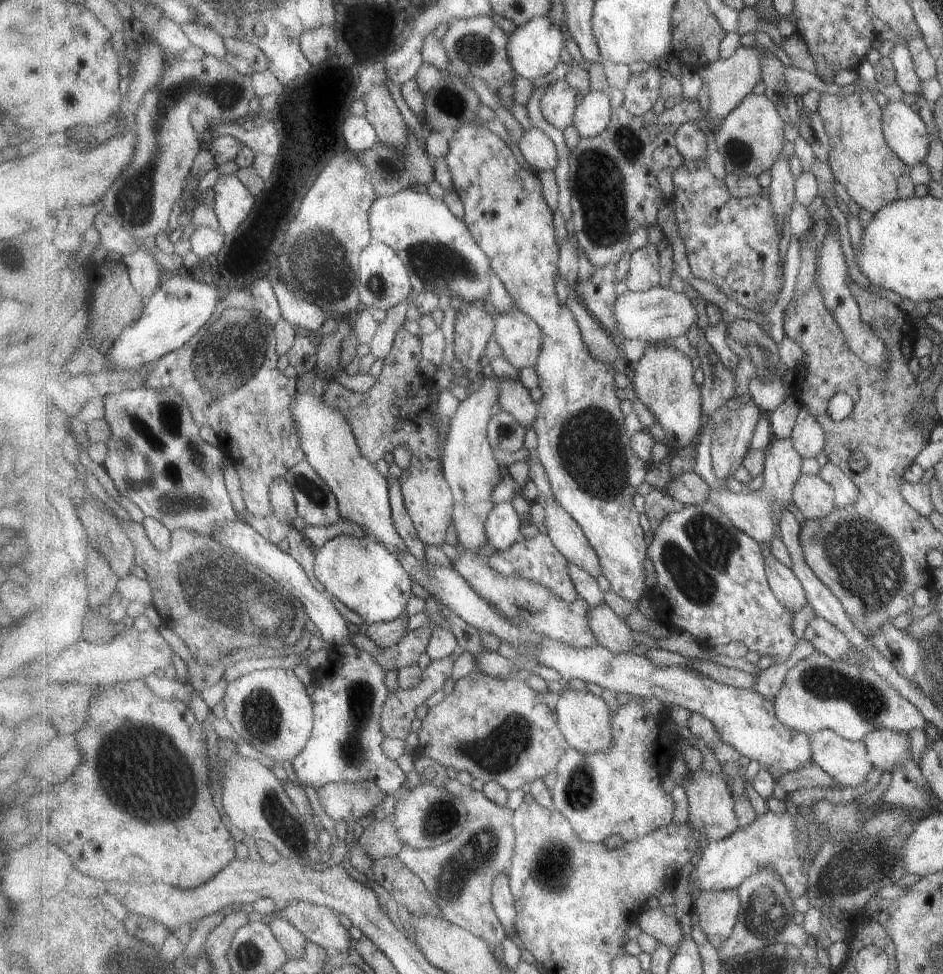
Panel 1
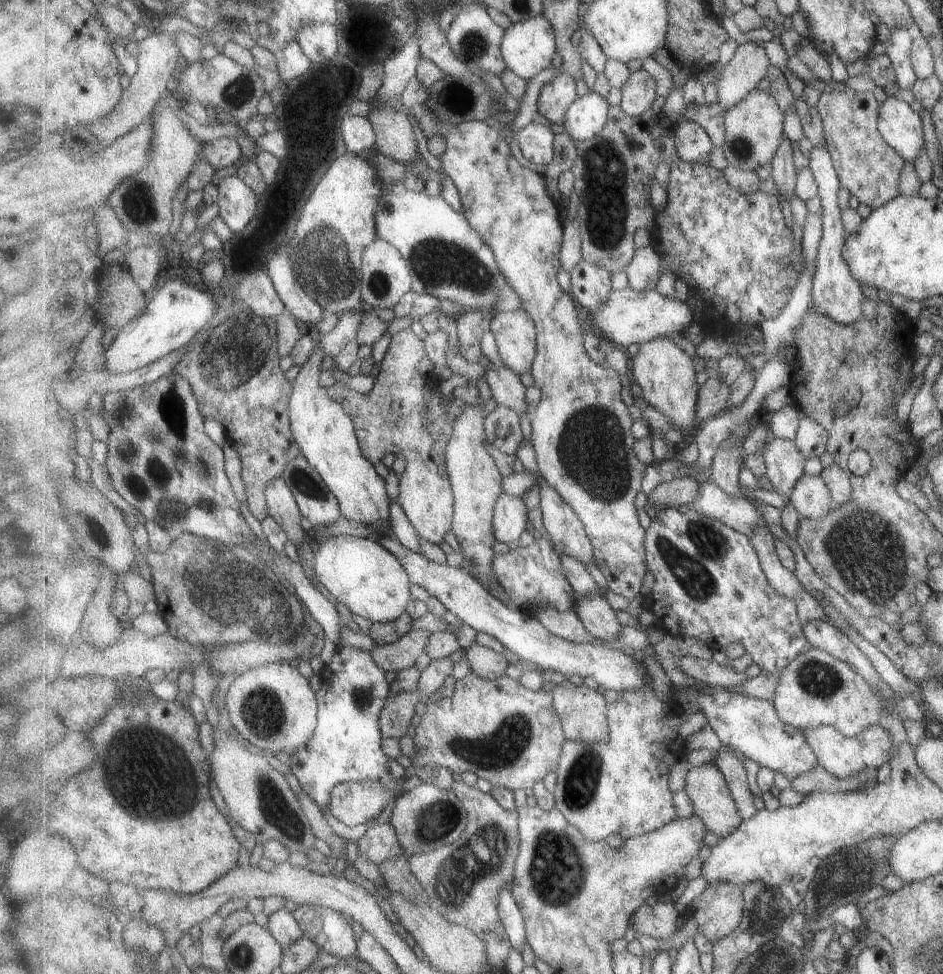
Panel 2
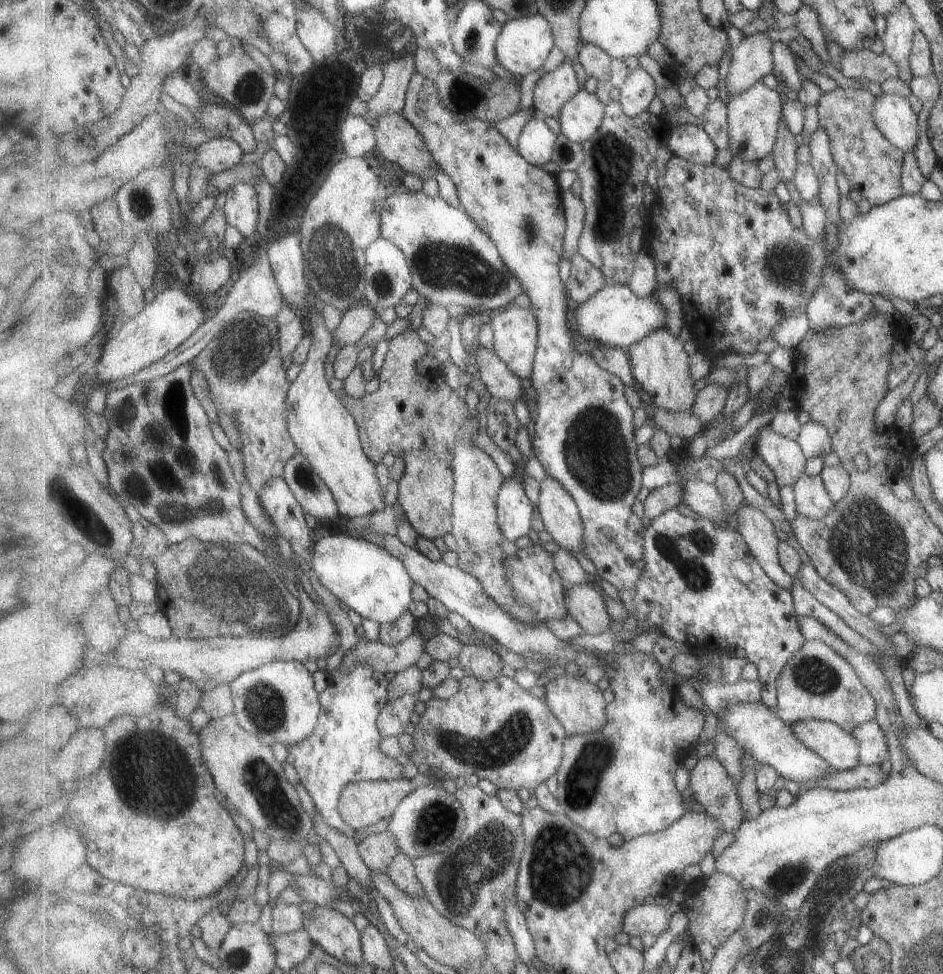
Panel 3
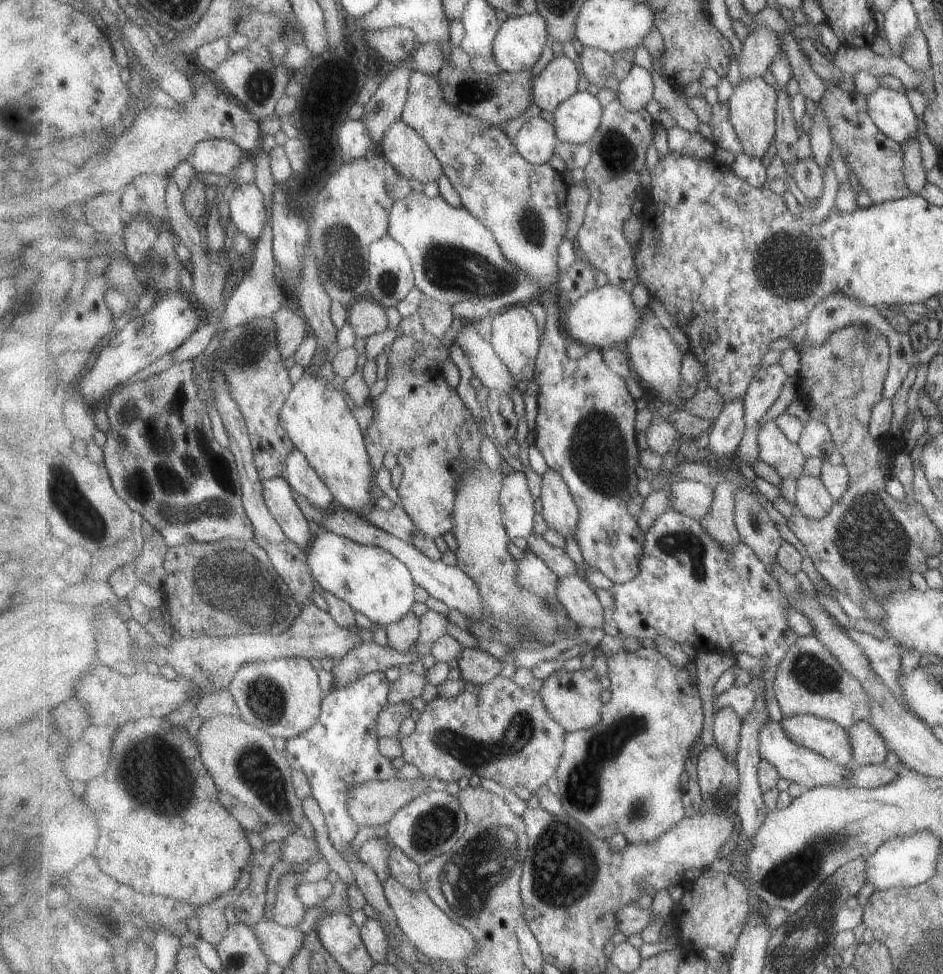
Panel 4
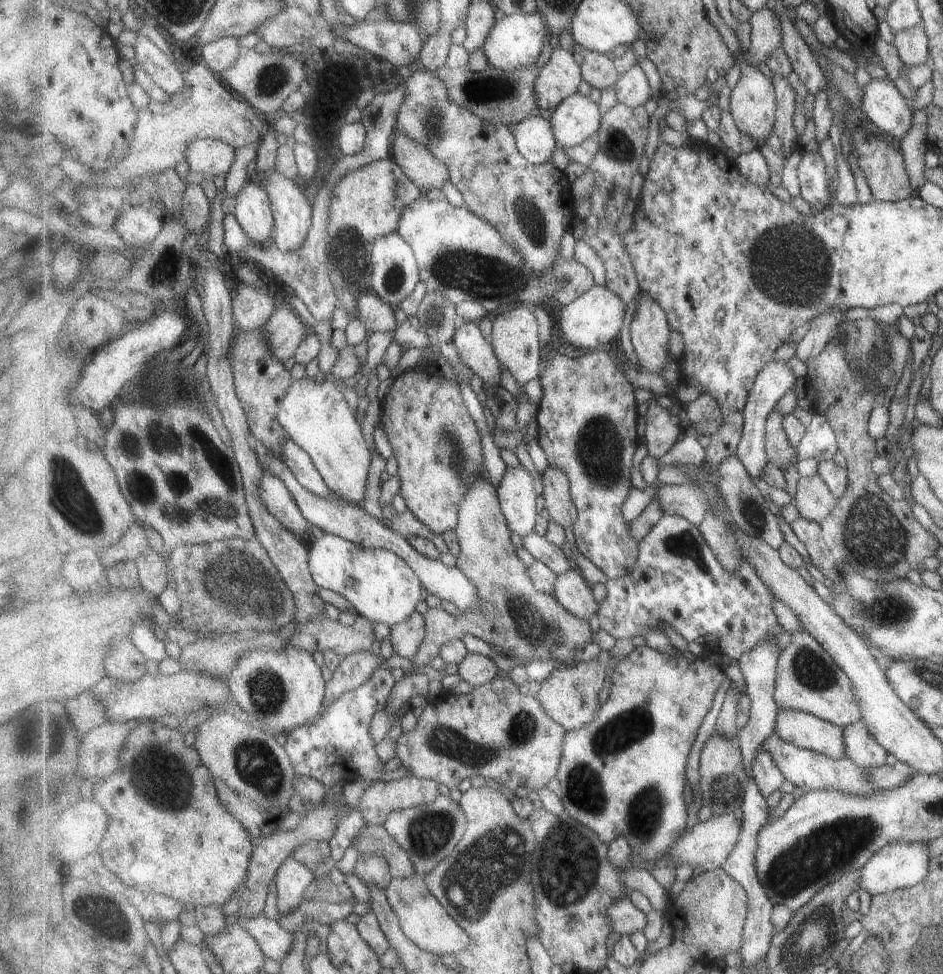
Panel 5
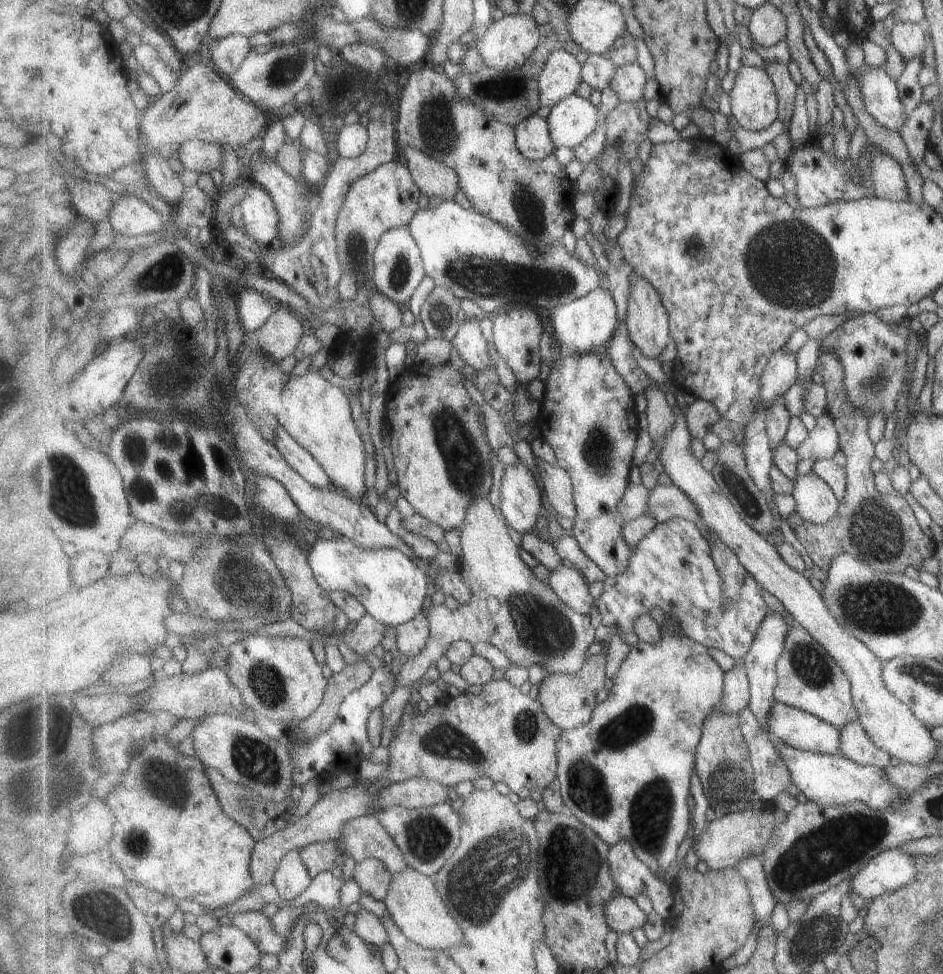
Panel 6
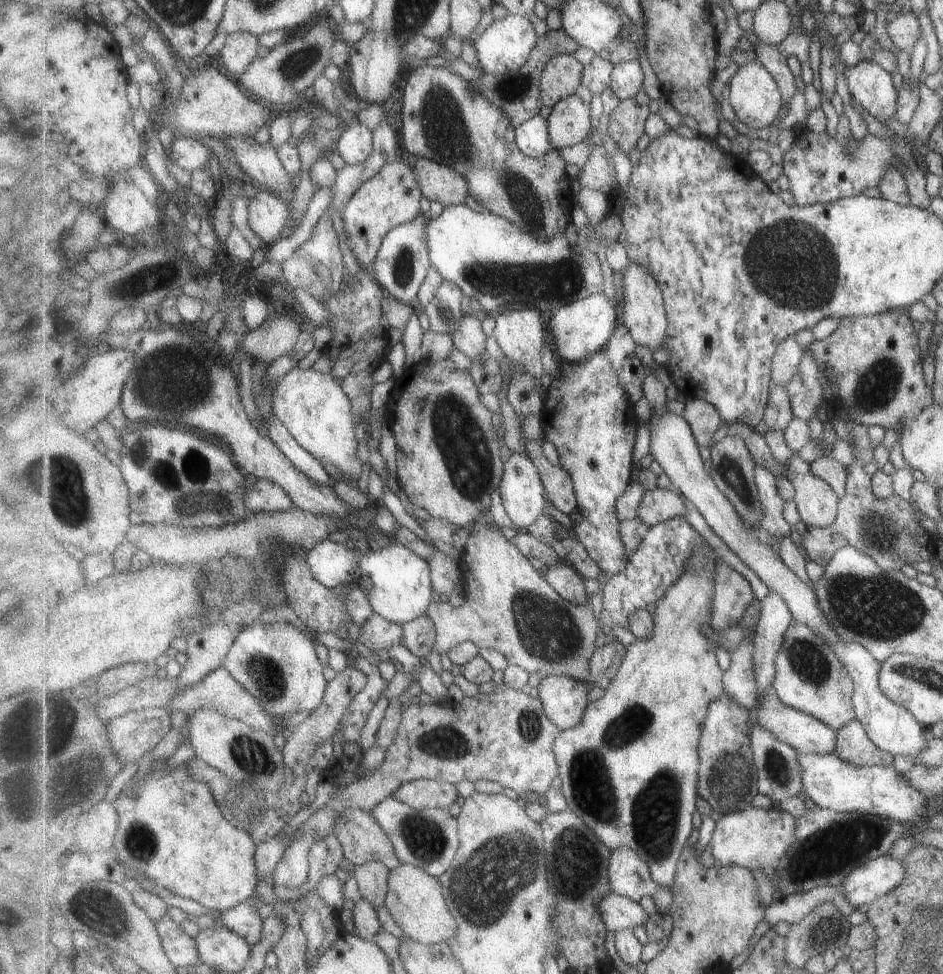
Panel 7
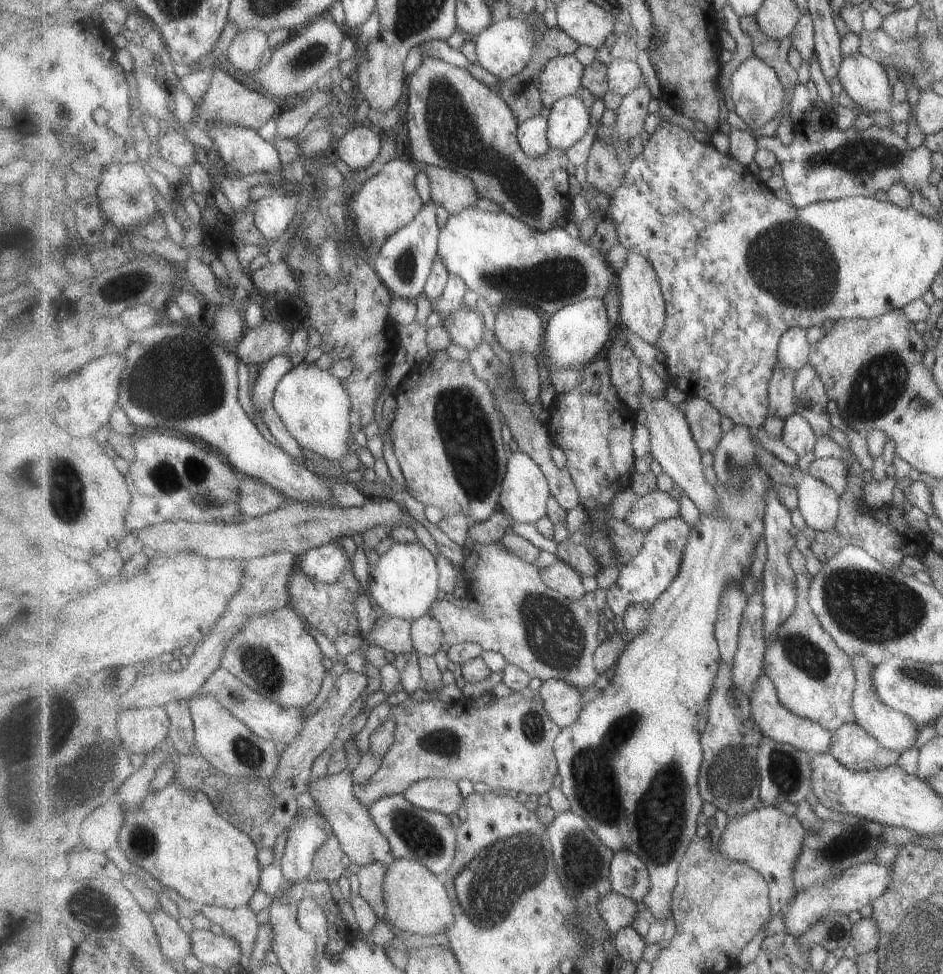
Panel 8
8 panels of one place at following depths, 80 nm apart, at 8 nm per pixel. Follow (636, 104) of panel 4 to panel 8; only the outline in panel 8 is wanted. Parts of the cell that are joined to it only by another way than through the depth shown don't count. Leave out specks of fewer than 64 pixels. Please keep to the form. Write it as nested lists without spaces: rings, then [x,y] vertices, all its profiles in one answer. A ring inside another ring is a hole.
[[[627,59],[611,60],[608,65],[608,83],[610,90],[625,98],[640,85],[644,75],[636,61]]]

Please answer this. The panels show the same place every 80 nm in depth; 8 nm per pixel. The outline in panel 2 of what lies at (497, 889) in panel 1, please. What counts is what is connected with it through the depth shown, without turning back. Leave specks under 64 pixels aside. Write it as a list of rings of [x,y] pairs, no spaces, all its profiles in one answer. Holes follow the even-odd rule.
[[[511,884],[507,885],[499,895],[500,917],[504,922],[506,934],[512,942],[513,948],[523,952],[528,944],[526,924],[520,906],[517,904]]]

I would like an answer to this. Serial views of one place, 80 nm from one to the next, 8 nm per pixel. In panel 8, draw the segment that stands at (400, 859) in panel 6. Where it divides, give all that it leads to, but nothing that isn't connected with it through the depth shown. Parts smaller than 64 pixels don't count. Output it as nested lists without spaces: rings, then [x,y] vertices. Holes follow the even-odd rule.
[[[345,768],[336,775],[325,775],[316,779],[313,777],[309,781],[306,791],[315,800],[319,810],[328,818],[334,835],[340,840],[350,861],[358,866],[379,861],[386,864],[387,867],[392,865],[396,860],[392,853],[392,846],[376,825],[368,806],[363,805],[354,793],[352,770]]]

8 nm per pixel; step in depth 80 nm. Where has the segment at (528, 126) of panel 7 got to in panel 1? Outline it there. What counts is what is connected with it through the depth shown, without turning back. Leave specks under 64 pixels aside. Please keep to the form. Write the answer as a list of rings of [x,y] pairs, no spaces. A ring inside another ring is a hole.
[[[533,127],[524,132],[518,146],[526,162],[540,174],[547,170],[556,170],[559,154],[555,142],[543,130]]]

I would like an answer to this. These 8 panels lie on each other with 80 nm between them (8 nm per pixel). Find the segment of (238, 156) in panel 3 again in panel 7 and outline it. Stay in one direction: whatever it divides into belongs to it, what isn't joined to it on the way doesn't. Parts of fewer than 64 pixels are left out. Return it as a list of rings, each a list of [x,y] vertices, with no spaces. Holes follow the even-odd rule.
[[[183,136],[174,138],[172,141],[170,157],[181,170],[192,173],[209,162],[211,150],[194,140],[193,137]]]

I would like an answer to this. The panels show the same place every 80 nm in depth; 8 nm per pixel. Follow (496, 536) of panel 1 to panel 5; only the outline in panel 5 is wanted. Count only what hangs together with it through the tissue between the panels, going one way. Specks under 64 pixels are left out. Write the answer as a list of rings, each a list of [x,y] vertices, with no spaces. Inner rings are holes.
[[[523,466],[509,467],[498,486],[498,497],[510,530],[522,538],[531,534],[542,509],[533,474]]]

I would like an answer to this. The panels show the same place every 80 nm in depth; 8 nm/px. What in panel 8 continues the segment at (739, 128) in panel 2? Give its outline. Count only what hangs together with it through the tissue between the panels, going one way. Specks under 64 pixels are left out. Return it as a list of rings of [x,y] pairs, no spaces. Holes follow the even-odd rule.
[[[751,57],[741,65],[734,65],[730,80],[730,97],[735,104],[735,110],[742,116],[749,128],[763,130],[767,122],[779,116],[785,100],[785,85],[781,82],[780,74],[769,63],[759,57]]]

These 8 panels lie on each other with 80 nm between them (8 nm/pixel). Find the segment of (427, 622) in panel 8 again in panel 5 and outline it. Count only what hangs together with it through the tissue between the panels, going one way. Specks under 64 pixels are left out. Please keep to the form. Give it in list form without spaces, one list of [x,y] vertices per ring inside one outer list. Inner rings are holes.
[[[415,612],[407,621],[392,626],[391,643],[395,655],[411,660],[425,640],[424,615]]]

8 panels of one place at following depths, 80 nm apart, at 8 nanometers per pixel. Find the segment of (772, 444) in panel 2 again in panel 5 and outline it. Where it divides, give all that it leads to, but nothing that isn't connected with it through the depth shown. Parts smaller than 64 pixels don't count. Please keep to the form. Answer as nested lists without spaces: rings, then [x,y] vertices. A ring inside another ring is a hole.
[[[773,409],[766,422],[766,451],[771,463],[784,468],[791,463],[799,462],[796,447],[789,442],[788,432],[784,427],[784,415],[781,411]]]

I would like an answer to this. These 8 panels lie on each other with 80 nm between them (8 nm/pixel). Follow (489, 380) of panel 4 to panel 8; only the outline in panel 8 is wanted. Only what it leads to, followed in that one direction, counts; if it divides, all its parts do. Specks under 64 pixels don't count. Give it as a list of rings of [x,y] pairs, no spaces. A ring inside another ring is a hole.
[[[463,304],[449,314],[444,325],[450,332],[452,342],[468,352],[483,343],[483,311],[481,307],[472,308]]]

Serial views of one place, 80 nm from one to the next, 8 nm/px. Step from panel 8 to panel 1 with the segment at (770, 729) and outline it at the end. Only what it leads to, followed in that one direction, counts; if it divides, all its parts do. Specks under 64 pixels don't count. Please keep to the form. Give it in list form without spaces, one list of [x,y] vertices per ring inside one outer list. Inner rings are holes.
[[[832,729],[811,736],[812,763],[833,776],[840,786],[859,788],[871,774],[868,747],[864,741],[842,738]]]

